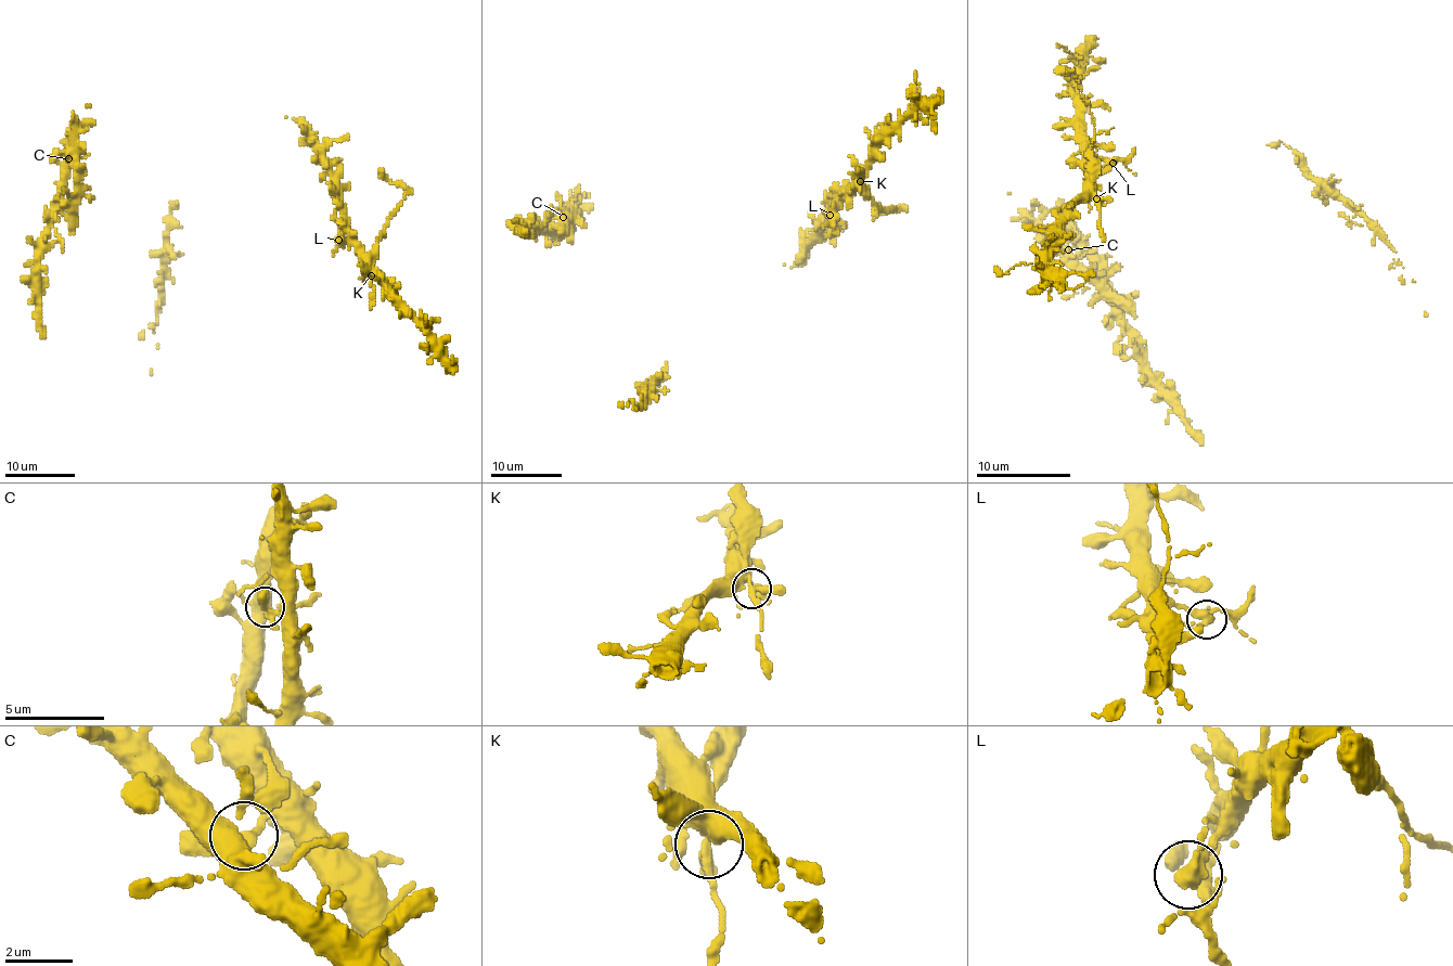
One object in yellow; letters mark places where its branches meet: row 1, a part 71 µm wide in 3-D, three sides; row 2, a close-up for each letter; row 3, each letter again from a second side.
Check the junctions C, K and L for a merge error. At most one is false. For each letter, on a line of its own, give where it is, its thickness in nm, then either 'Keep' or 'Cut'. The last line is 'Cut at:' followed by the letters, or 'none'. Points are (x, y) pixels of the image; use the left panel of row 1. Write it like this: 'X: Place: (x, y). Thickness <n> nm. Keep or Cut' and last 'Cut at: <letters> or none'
C: Place: (68, 158). Thickness 280 nm. Keep
K: Place: (371, 275). Thickness 240 nm. Cut
L: Place: (338, 240). Thickness 320 nm. Keep
Cut at: K

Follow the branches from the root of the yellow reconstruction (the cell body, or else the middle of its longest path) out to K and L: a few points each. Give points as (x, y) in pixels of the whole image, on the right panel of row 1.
K: (1091, 40), (1098, 38), (1091, 41), (1083, 61), (1075, 104), (1089, 196), (1095, 198)
L: (1091, 40), (1098, 38), (1091, 41), (1088, 56), (1083, 61), (1075, 104), (1079, 106), (1083, 144), (1111, 164)

